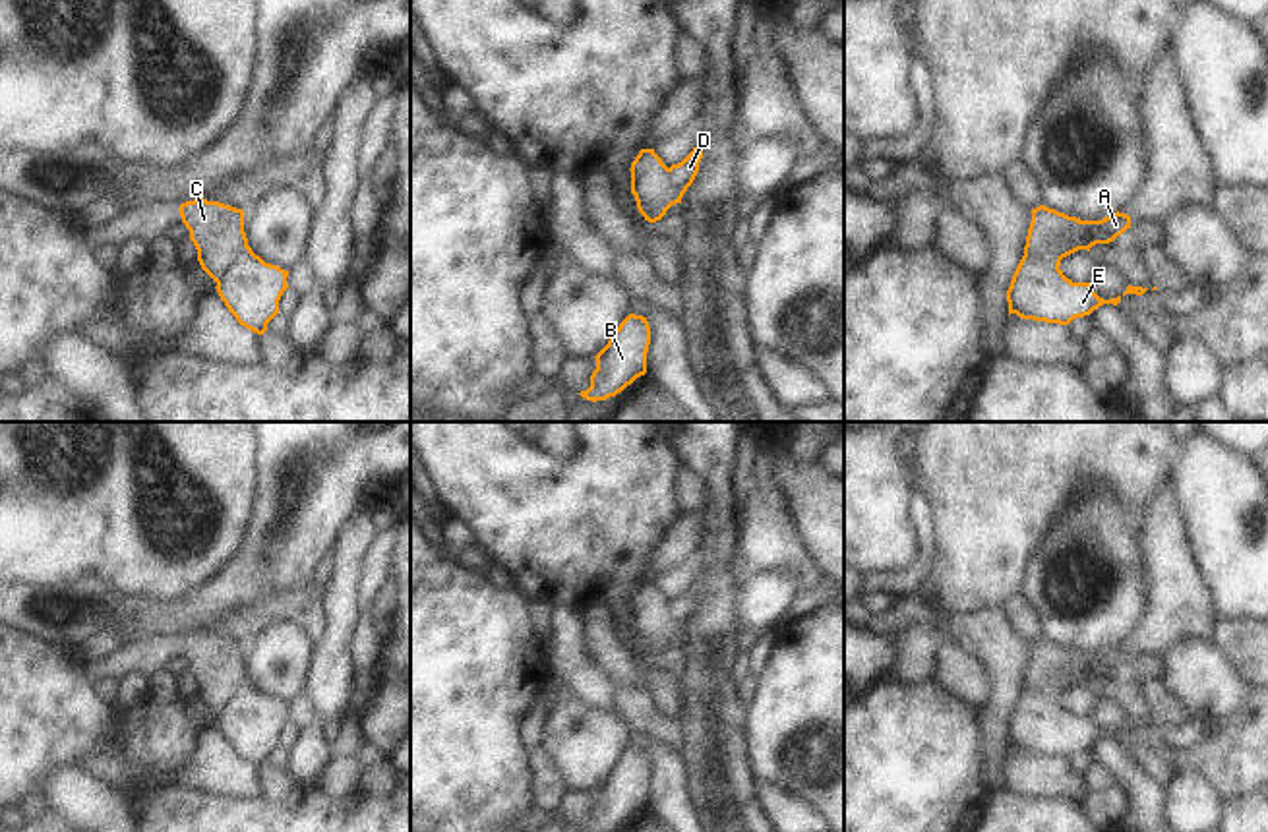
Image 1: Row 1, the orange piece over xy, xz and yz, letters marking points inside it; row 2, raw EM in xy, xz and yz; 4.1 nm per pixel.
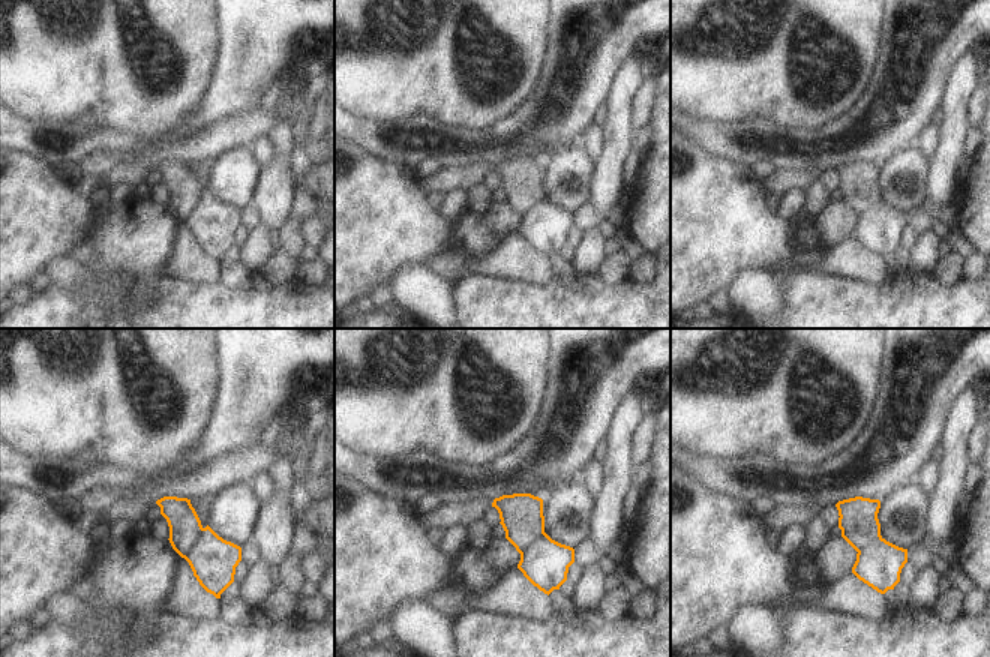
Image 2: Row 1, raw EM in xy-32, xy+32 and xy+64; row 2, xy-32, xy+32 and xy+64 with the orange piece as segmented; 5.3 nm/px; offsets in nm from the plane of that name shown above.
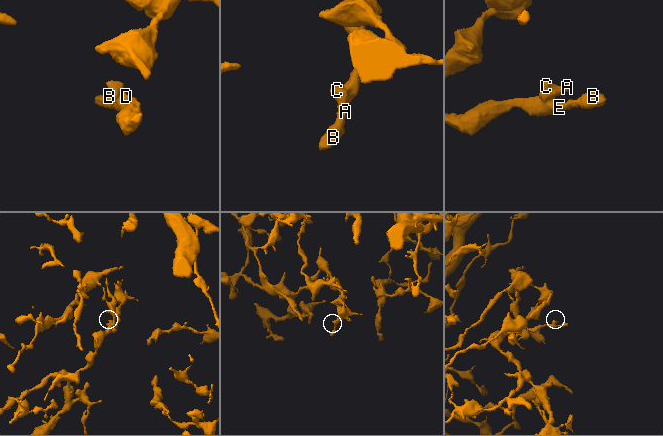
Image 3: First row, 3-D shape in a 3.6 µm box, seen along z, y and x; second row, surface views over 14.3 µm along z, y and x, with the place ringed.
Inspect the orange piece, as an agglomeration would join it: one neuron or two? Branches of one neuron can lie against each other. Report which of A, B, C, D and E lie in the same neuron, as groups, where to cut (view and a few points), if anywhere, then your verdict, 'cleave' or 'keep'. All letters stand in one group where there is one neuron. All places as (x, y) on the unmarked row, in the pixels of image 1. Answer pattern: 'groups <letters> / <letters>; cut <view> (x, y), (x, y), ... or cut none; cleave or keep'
groups A C / B D E; cut xy (246, 676), (215, 714); cleave

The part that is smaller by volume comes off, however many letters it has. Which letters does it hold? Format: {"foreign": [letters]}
{"foreign": ["A", "C"]}

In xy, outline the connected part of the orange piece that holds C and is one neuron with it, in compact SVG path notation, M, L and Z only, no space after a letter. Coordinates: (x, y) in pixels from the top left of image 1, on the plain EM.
M203 631L182 637L178 644L201 702L217 716L240 681L248 677L244 644Z

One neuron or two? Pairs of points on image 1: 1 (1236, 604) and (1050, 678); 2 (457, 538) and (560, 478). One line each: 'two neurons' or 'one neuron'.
1: two neurons
2: two neurons

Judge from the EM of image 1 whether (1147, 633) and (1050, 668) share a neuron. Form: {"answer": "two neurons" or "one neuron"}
{"answer": "one neuron"}

